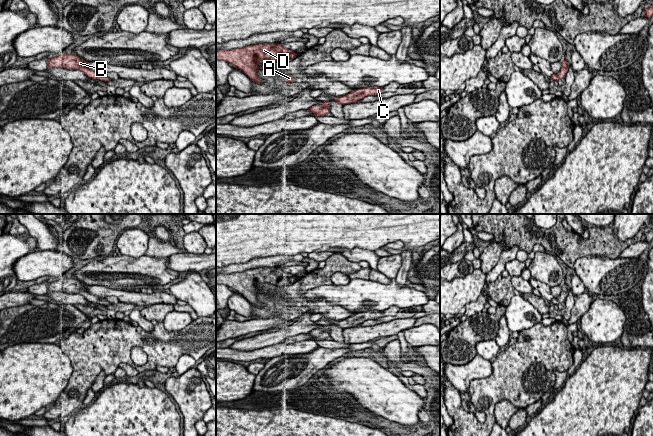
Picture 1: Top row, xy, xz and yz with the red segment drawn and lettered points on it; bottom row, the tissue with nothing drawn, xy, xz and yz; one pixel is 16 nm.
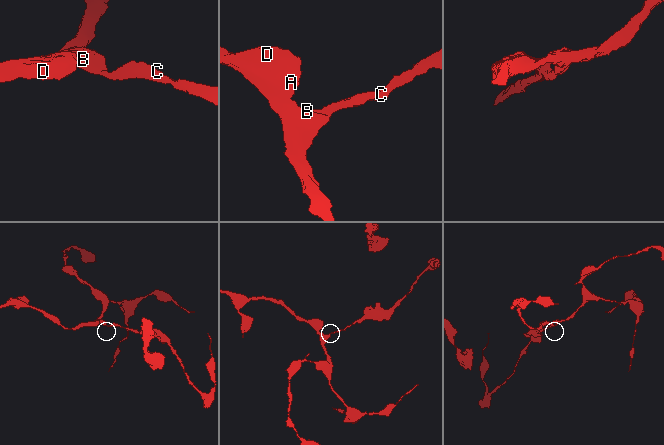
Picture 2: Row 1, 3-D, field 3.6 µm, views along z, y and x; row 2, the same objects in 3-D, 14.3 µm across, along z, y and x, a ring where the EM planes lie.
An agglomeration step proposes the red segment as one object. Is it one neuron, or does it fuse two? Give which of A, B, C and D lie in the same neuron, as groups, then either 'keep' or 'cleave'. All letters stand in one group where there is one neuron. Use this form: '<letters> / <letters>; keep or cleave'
A B C D; keep

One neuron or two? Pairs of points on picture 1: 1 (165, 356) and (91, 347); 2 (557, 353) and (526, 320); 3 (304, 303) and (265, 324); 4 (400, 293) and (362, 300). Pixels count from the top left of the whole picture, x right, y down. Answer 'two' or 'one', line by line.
1: one
2: two
3: two
4: one

